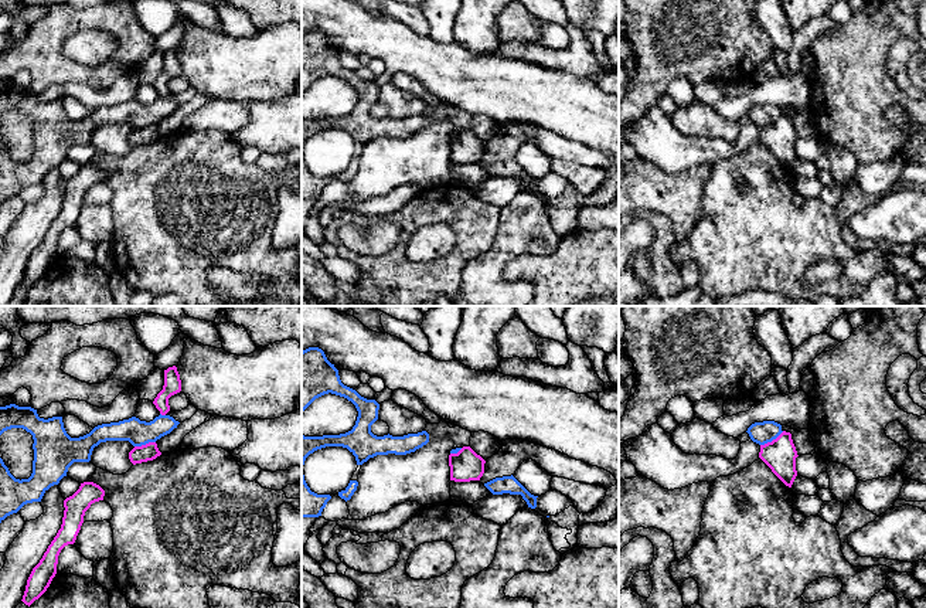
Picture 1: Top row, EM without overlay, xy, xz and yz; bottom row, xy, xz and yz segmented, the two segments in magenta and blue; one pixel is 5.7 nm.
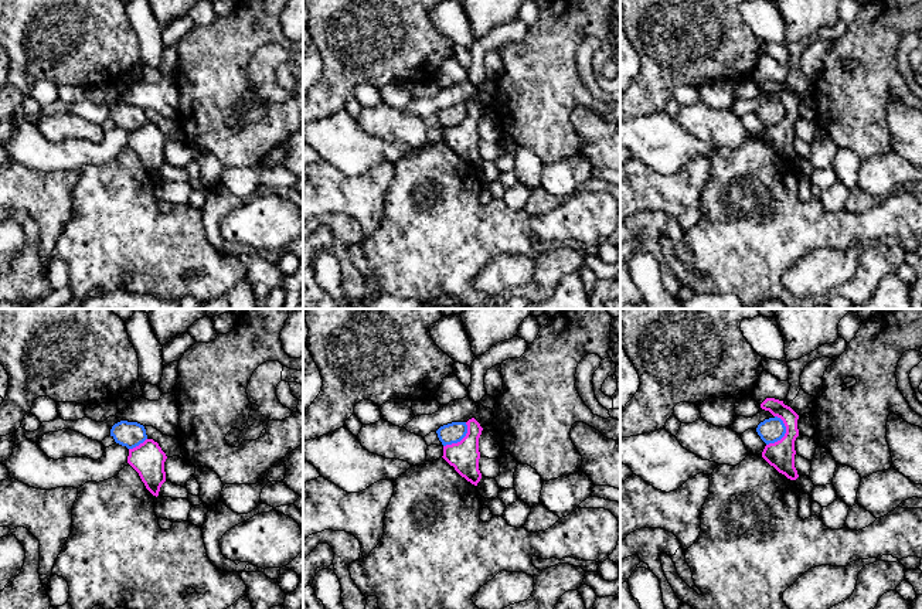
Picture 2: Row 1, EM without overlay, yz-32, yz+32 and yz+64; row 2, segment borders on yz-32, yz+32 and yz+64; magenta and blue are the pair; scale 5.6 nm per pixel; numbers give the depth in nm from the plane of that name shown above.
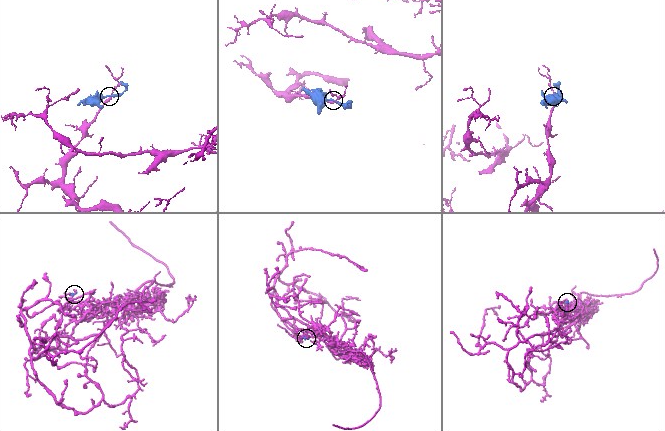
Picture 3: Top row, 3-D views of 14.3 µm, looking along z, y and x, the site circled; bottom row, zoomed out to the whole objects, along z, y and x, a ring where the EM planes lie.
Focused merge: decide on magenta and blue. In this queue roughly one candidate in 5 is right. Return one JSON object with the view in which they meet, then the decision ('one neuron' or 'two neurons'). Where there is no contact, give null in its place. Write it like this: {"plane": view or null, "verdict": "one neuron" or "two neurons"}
{"plane": "yz", "verdict": "two neurons"}

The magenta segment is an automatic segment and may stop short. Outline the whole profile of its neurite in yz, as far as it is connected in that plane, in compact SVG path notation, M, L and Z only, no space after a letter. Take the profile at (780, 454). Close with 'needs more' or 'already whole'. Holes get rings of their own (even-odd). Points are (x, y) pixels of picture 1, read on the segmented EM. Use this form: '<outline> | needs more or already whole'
M783 431L776 439L760 445L759 458L772 469L772 472L789 488L791 488L797 471L797 451L791 434Z | already whole

